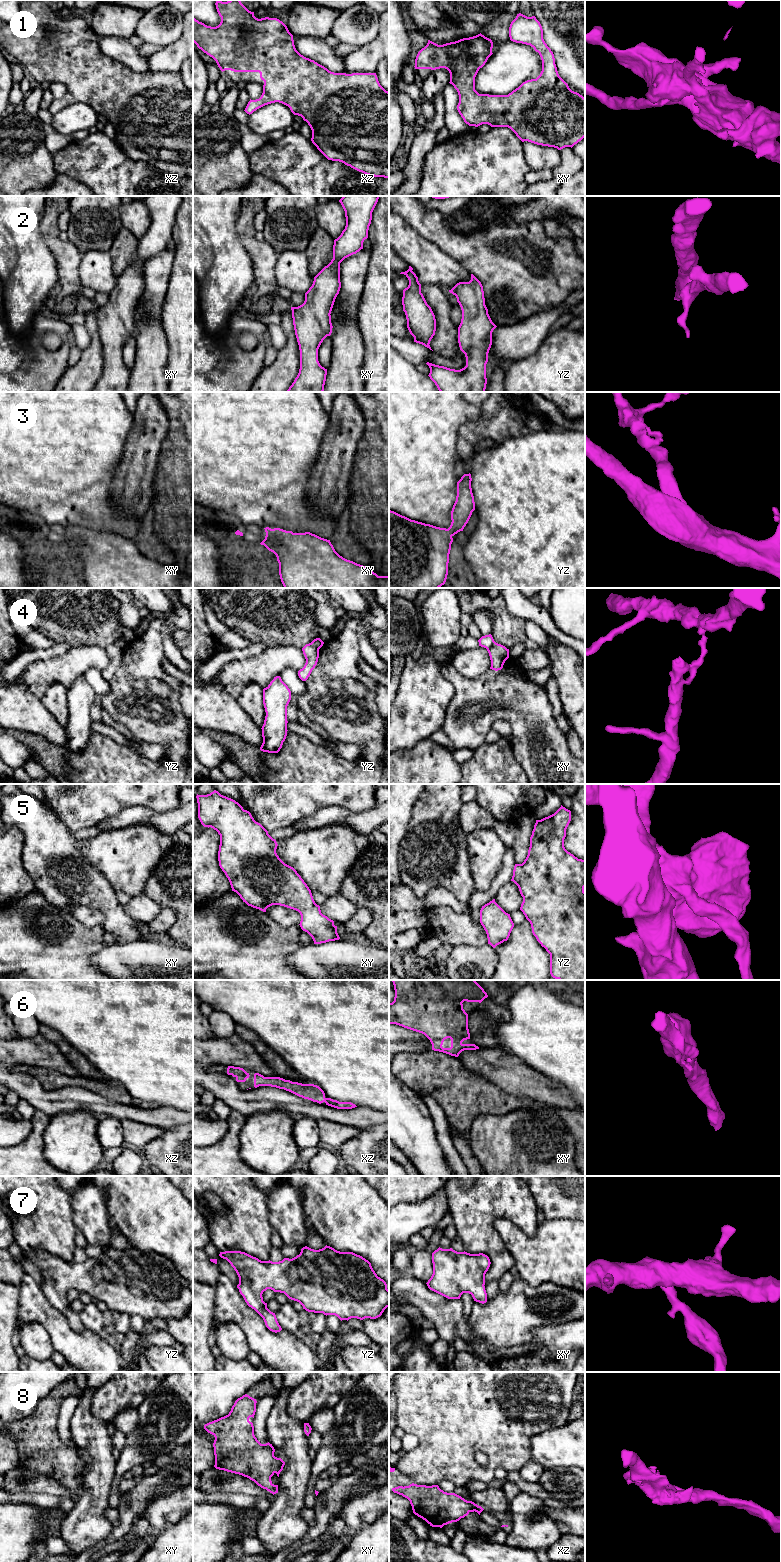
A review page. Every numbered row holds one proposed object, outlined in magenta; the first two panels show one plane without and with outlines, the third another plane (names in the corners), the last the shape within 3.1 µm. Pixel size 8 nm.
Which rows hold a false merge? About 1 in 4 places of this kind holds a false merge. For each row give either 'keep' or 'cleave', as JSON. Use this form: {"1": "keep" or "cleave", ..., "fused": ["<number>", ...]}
{"1": "keep", "2": "keep", "3": "keep", "4": "cleave", "5": "keep", "6": "keep", "7": "keep", "8": "keep", "fused": ["4"]}

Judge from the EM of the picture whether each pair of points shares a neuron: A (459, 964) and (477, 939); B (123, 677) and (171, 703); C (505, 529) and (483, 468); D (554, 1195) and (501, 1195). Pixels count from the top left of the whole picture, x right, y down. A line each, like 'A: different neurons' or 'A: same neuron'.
A: different neurons
B: same neuron
C: same neuron
D: different neurons

